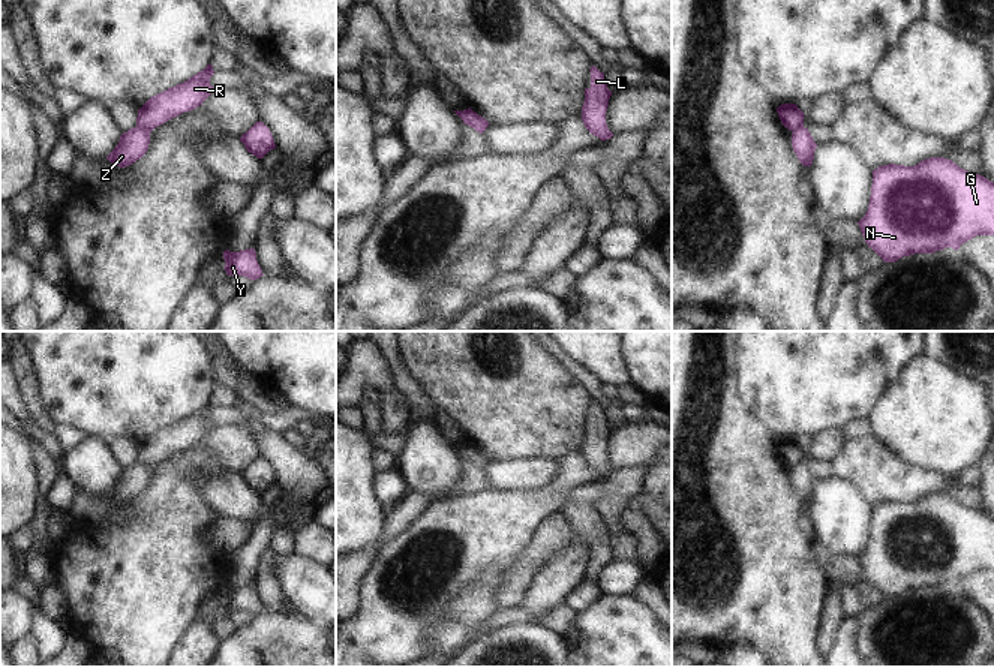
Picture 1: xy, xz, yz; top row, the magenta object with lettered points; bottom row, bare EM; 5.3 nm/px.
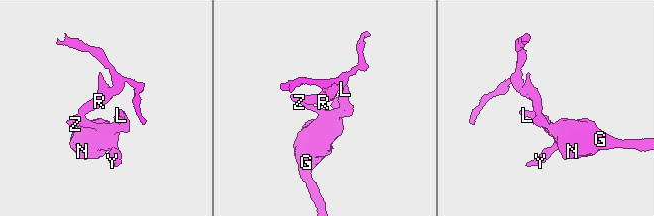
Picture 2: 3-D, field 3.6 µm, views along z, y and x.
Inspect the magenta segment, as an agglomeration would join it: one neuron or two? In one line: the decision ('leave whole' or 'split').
split

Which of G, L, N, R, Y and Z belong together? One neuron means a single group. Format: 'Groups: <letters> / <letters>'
Groups: G L N Y Z / R

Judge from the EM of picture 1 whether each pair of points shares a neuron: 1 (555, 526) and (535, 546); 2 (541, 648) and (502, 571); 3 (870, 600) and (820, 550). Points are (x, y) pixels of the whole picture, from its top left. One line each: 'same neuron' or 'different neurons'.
1: same neuron
2: different neurons
3: same neuron

